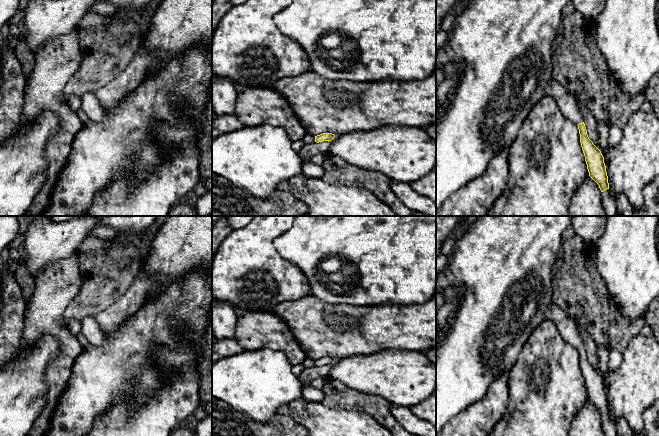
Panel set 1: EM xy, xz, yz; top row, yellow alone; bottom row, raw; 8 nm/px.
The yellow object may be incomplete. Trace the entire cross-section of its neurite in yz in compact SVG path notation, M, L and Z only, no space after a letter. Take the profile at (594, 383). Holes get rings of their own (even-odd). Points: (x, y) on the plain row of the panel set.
M551 304L545 311L545 318L552 320L558 331L568 343L574 346L579 353L580 367L585 380L589 400L599 409L602 416L604 436L617 436L617 428L609 415L608 400L604 381L601 375L593 368L587 359L577 323L569 314L555 304Z

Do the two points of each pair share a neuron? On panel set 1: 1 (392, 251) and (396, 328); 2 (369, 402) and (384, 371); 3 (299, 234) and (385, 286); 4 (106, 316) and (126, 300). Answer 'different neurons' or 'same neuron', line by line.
1: different neurons
2: different neurons
3: same neuron
4: same neuron

